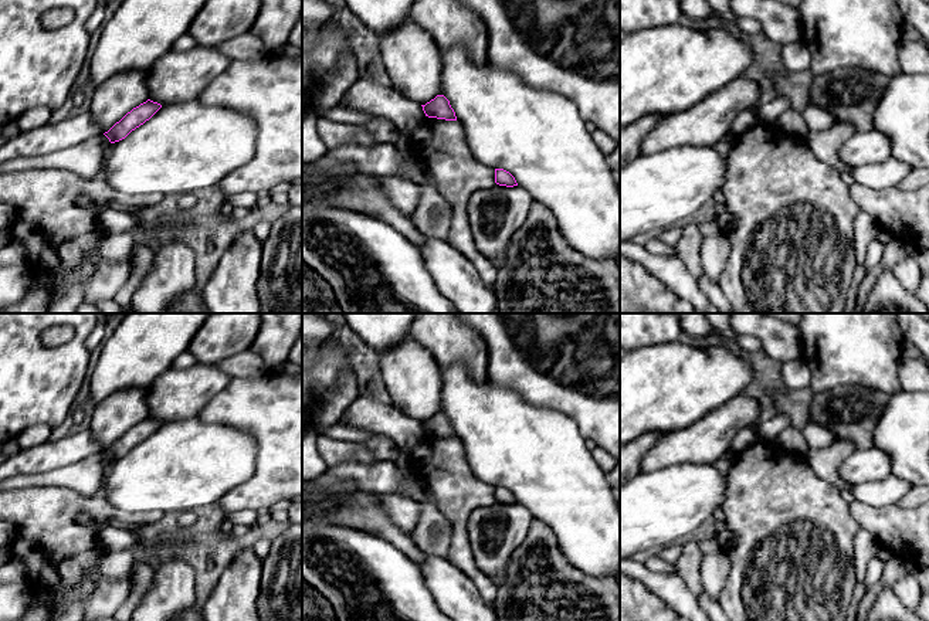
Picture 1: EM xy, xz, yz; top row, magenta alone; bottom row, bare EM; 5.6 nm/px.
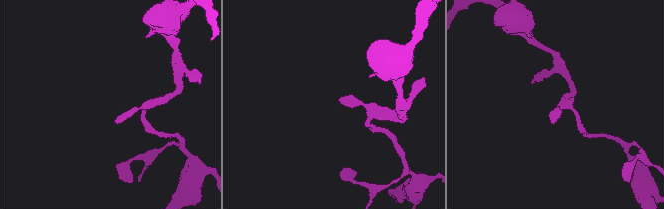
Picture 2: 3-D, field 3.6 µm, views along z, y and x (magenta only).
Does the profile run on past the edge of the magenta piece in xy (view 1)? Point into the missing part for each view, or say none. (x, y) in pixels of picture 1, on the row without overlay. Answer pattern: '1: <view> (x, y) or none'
1: none

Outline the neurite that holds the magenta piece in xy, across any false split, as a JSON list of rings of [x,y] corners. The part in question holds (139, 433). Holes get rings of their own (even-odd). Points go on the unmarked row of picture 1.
[[[148,417],[128,430],[104,452],[109,457],[111,461],[119,459],[125,457],[132,448],[149,438],[160,425],[160,421]]]

